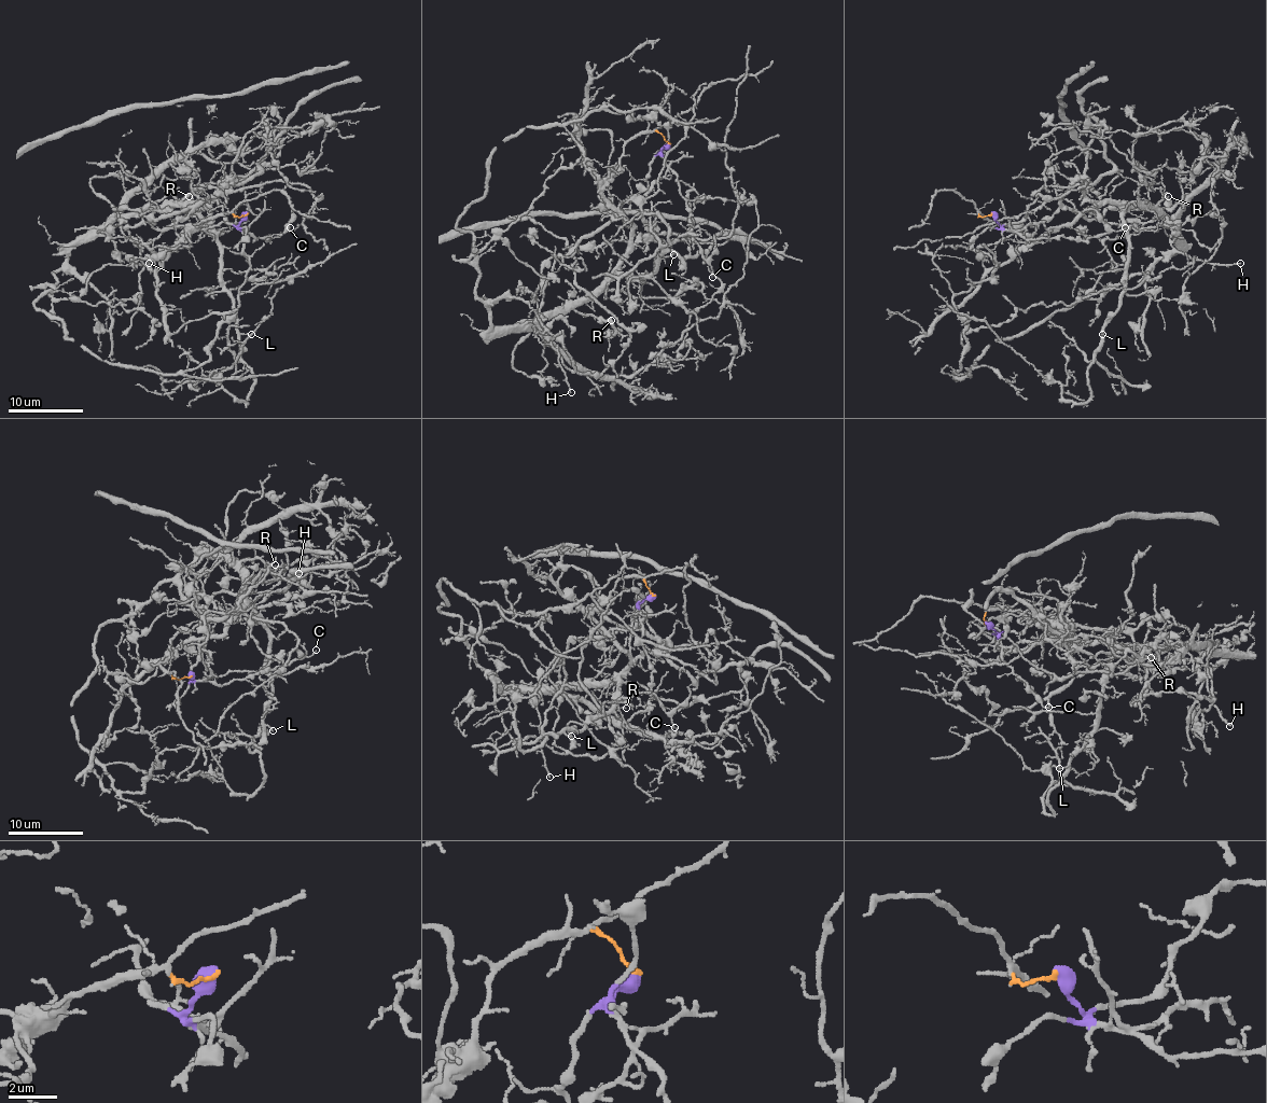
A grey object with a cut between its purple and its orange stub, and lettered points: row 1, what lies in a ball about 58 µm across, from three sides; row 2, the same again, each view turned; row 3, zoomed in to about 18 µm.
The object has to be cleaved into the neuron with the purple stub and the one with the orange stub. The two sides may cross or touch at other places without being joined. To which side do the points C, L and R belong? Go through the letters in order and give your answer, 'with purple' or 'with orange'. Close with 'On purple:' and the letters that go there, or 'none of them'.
C: with purple
L: with orange
R: with orange
On purple: C

